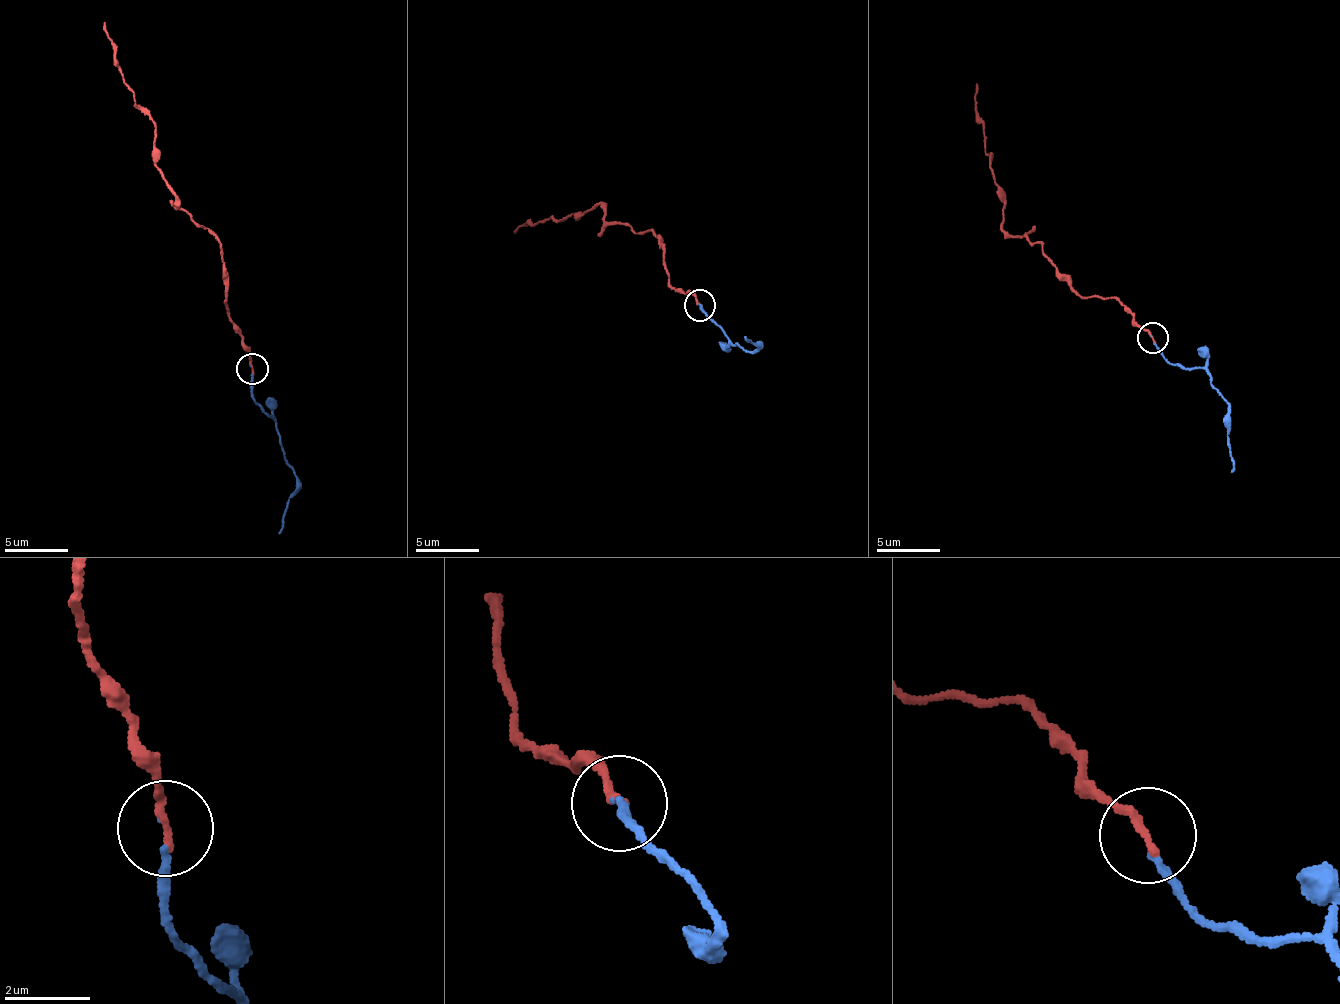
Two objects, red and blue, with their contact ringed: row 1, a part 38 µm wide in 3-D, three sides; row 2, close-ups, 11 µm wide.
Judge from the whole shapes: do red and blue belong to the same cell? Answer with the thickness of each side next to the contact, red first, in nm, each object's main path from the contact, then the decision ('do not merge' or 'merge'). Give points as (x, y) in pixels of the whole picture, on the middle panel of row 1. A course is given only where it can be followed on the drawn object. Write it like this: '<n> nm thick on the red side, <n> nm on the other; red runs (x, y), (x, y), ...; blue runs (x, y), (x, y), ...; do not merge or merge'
220 nm thick on the red side, 110 nm on the other; red runs (699, 304), (670, 284), (654, 233), (607, 221), (600, 204), (572, 216), (529, 221), (514, 234); blue runs (699, 305), (701, 313), (730, 341), (753, 351), (758, 344), (747, 343), (745, 335); merge

